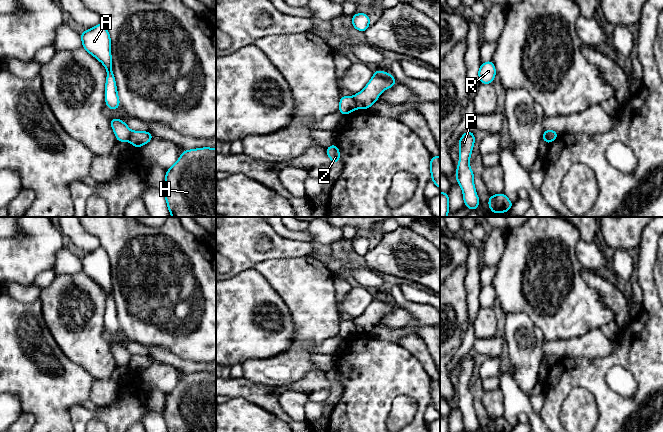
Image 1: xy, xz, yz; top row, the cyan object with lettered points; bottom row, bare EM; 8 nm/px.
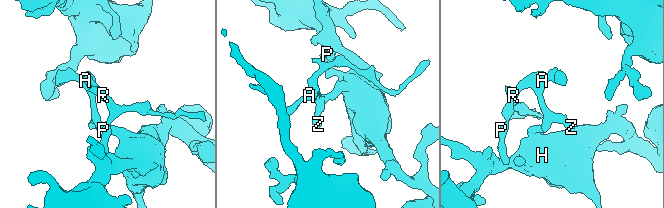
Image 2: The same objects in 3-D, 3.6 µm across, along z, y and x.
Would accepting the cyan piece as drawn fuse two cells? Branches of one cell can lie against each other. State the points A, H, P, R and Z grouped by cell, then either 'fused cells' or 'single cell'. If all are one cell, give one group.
A P R Z / H; fused cells

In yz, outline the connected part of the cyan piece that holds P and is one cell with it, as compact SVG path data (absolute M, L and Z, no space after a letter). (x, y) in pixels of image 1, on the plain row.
M470 354L459 363L459 388L456 391L456 405L463 415L464 429L477 432L480 428L473 406L474 397L469 390L471 376L475 367L475 360Z

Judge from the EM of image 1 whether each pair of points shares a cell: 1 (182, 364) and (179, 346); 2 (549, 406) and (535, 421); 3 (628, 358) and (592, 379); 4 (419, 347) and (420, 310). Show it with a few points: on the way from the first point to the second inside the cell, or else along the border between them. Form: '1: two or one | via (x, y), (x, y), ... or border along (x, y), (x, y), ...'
1: two | border along (160, 347), (167, 348), (181, 358), (204, 363)
2: two | border along (539, 414), (543, 421)
3: one | via (619, 358), (611, 360), (601, 370)
4: two | border along (418, 334), (407, 334), (397, 342)

